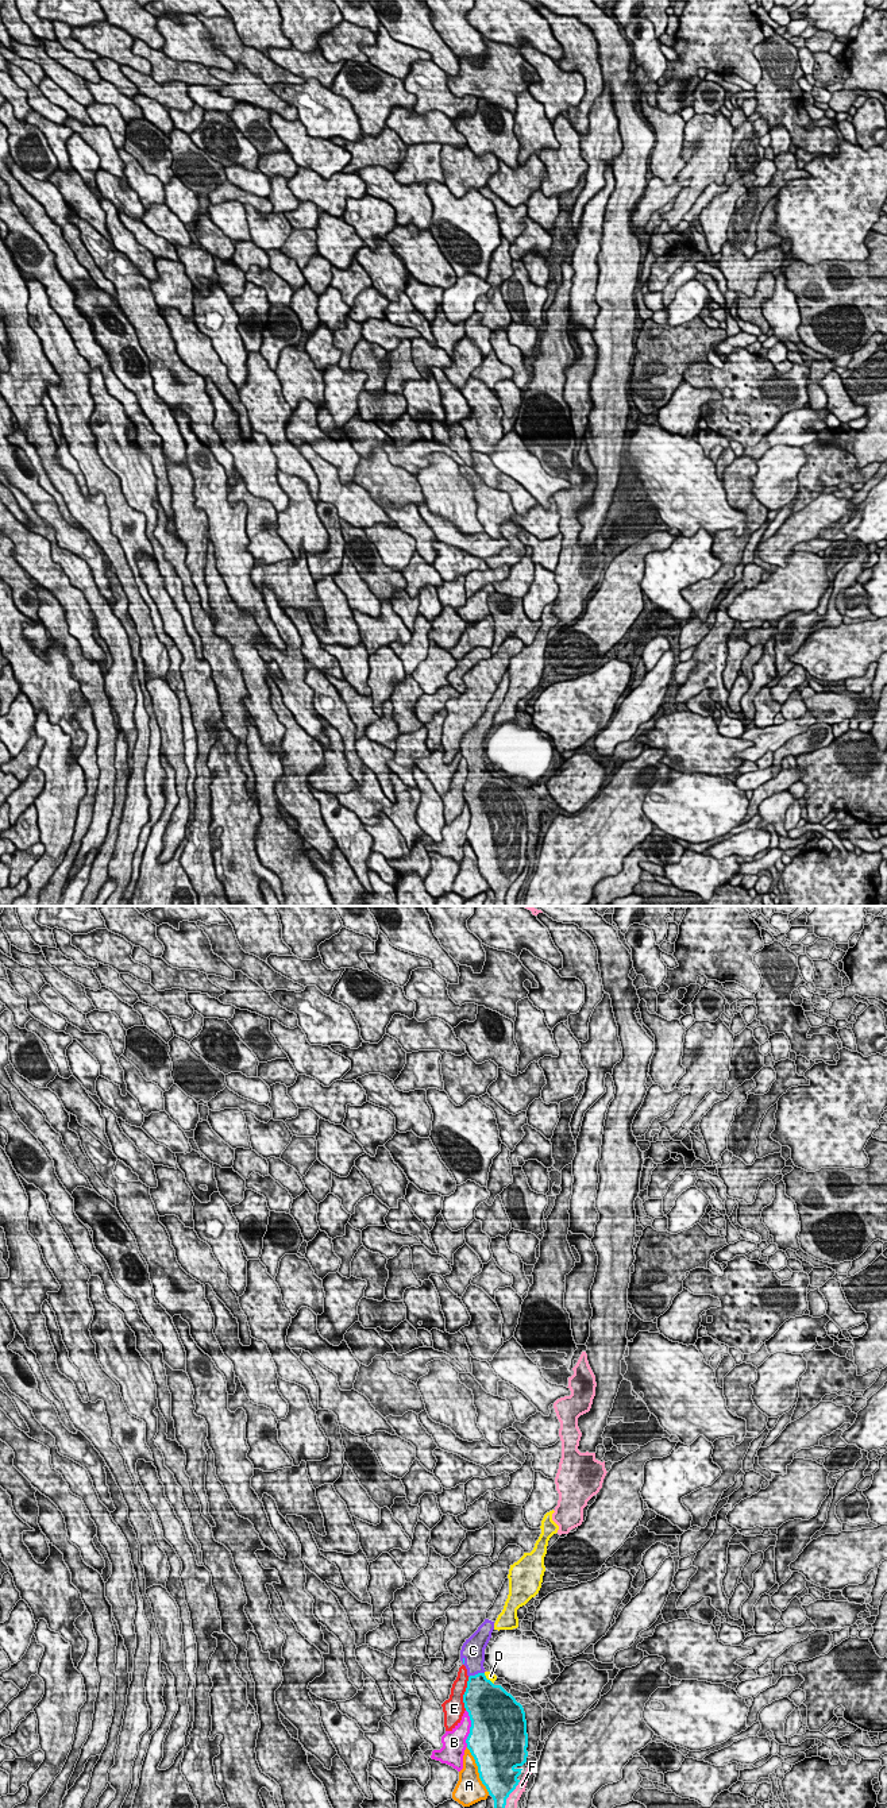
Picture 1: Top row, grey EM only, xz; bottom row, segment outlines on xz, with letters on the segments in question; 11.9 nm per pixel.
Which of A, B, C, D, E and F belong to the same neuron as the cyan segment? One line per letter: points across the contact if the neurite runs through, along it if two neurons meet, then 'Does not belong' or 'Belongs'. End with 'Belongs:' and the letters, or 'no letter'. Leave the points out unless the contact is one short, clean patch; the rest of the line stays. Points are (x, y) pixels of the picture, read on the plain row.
A: Does not belong
B: Does not belong
C: Belongs
D: Does not belong
E: Does not belong
F: Does not belong
Belongs: C

